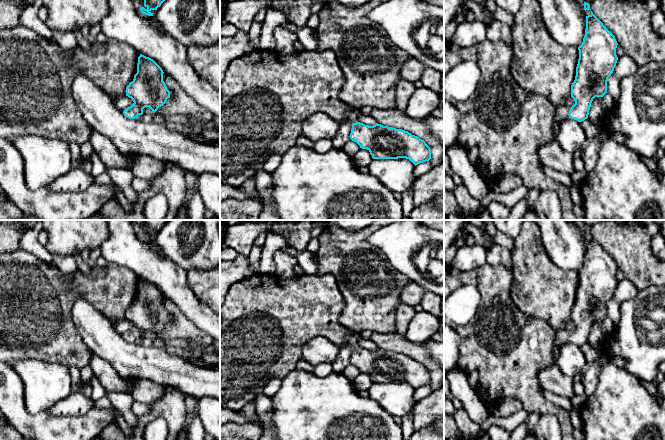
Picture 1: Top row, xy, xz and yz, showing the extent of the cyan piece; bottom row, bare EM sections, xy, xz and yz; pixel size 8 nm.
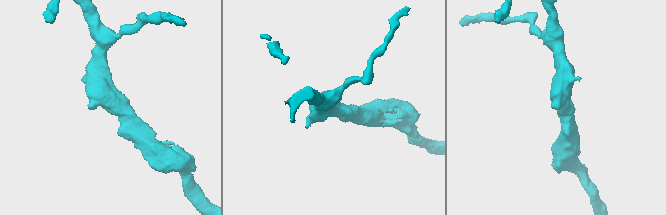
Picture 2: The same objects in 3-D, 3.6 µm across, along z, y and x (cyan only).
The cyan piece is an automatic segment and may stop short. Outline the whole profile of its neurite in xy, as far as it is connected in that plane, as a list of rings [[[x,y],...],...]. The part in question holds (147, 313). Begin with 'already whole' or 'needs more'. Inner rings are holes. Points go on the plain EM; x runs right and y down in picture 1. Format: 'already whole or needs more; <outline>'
already whole; [[[142,278],[138,281],[137,297],[134,303],[126,311],[126,320],[133,324],[133,328],[123,335],[125,341],[135,343],[138,339],[143,338],[143,333],[149,331],[152,336],[156,336],[159,331],[163,330],[167,323],[170,322],[170,315],[163,305],[162,292],[151,282]]]

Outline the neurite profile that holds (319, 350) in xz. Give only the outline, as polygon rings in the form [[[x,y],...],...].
[[[318,336],[306,342],[302,347],[302,359],[313,366],[320,363],[332,364],[341,347],[326,338]]]

